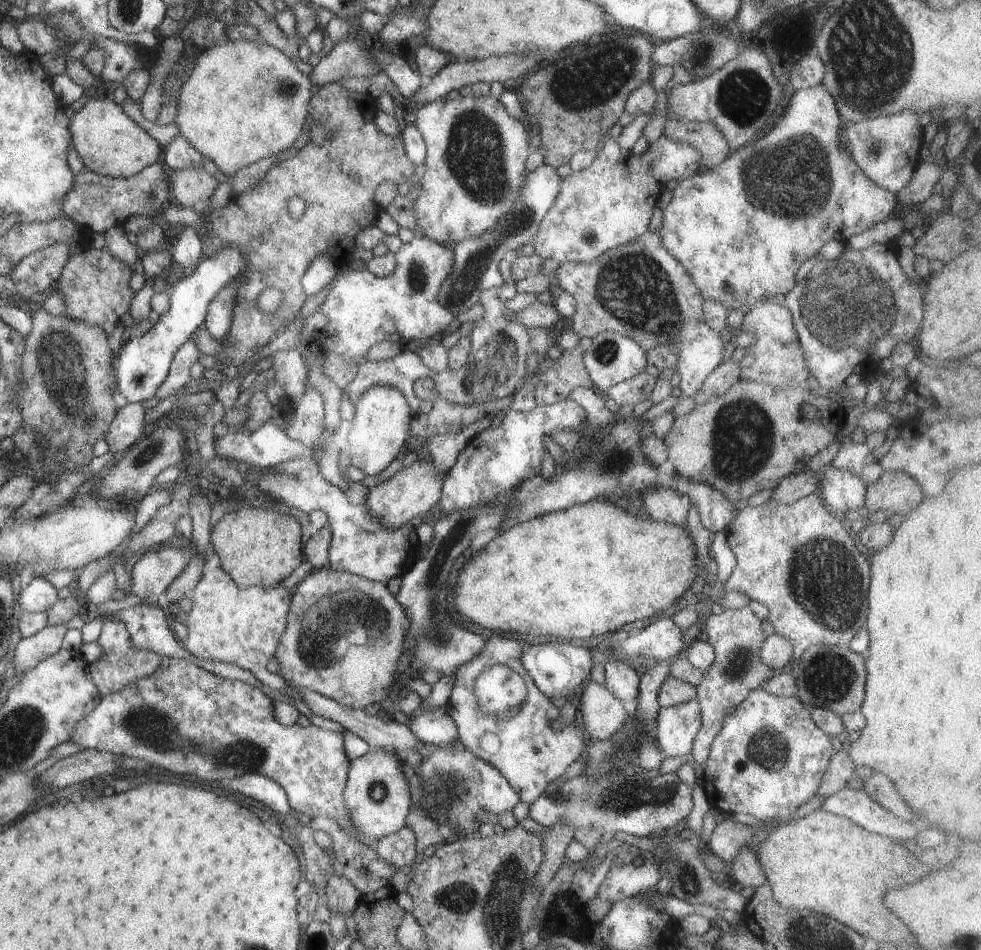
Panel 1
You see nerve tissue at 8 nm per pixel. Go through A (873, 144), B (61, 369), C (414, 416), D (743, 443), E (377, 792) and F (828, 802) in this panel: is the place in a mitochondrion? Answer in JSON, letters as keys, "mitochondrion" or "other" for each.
{"A":"mitochondrion","B":"mitochondrion","C":"other","D":"mitochondrion","E":"mitochondrion","F":"other"}

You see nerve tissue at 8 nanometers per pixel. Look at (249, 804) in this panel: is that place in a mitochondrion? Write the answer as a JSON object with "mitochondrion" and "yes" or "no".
{"mitochondrion":"no"}

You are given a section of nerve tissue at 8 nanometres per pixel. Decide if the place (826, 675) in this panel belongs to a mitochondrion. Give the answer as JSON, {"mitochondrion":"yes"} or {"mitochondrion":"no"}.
{"mitochondrion":"yes"}

